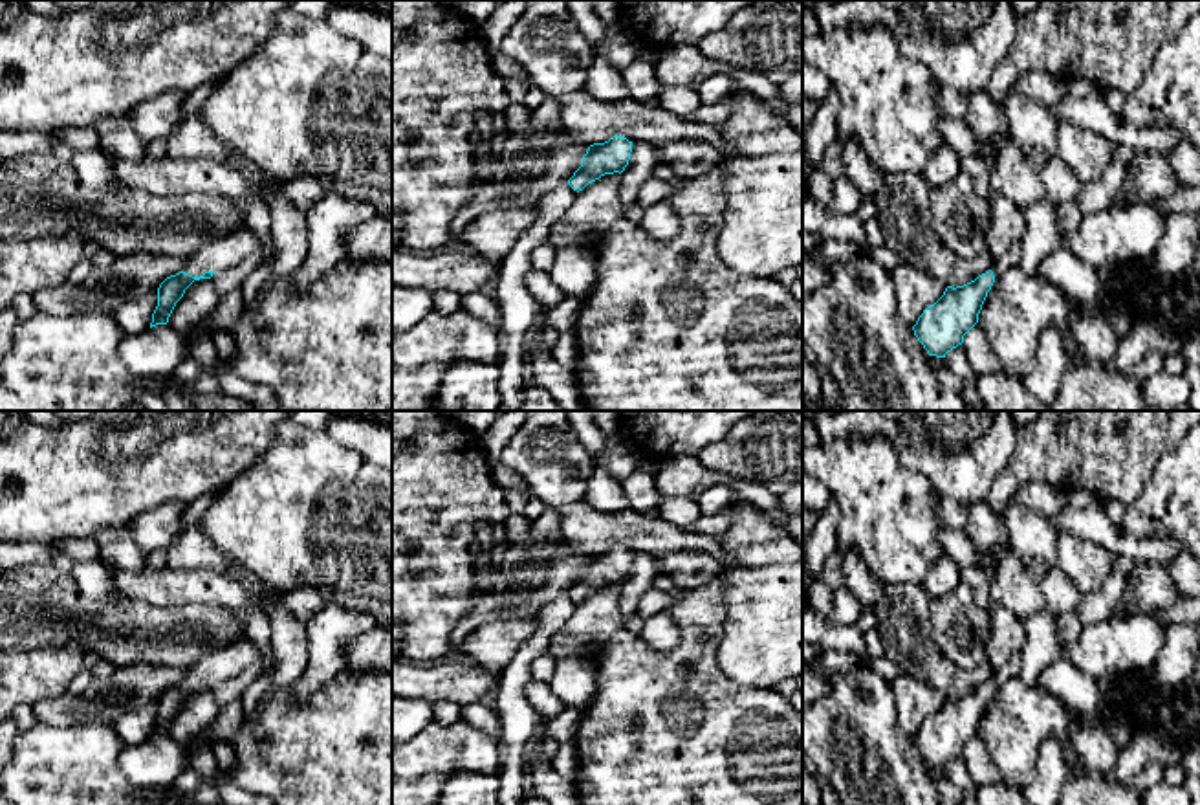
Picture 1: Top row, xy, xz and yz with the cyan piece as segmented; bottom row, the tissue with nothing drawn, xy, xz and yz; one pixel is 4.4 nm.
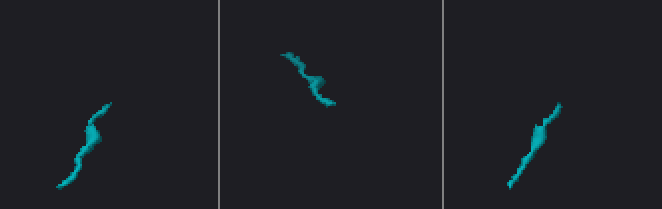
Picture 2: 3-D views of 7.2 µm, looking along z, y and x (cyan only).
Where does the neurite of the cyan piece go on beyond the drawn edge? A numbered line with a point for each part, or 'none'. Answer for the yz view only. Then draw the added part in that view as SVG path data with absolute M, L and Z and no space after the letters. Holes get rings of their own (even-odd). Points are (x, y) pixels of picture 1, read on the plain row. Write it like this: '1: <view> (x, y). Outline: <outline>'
none

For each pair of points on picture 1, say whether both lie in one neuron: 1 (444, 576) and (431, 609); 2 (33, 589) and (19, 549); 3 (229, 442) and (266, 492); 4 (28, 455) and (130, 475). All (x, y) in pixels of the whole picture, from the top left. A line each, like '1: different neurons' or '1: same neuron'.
1: same neuron
2: different neurons
3: different neurons
4: same neuron

